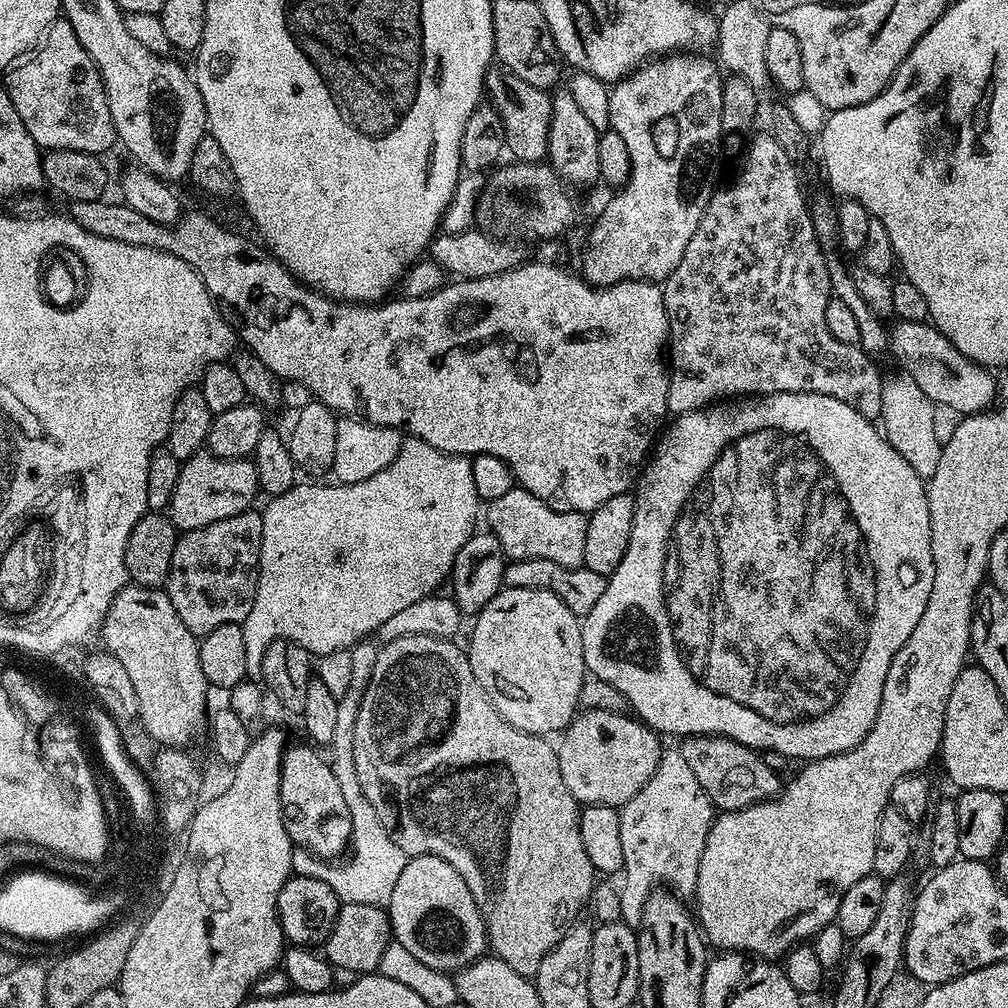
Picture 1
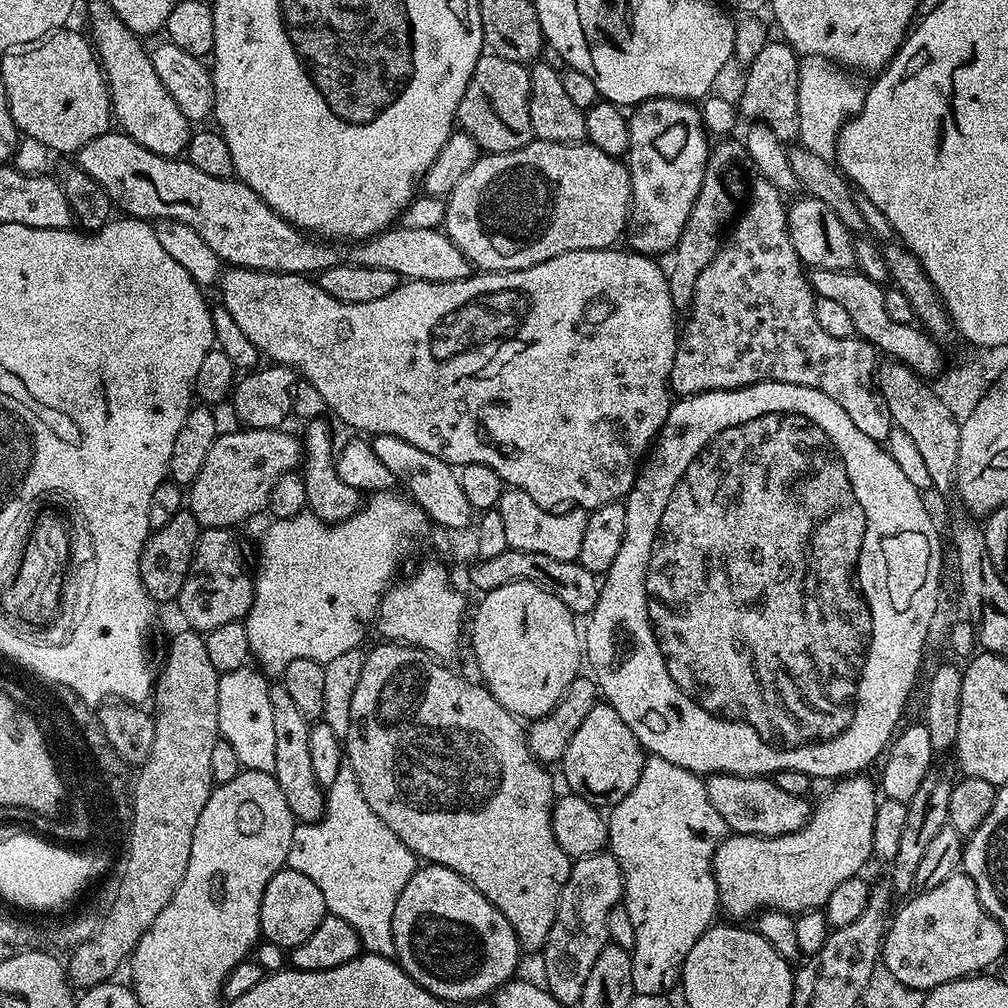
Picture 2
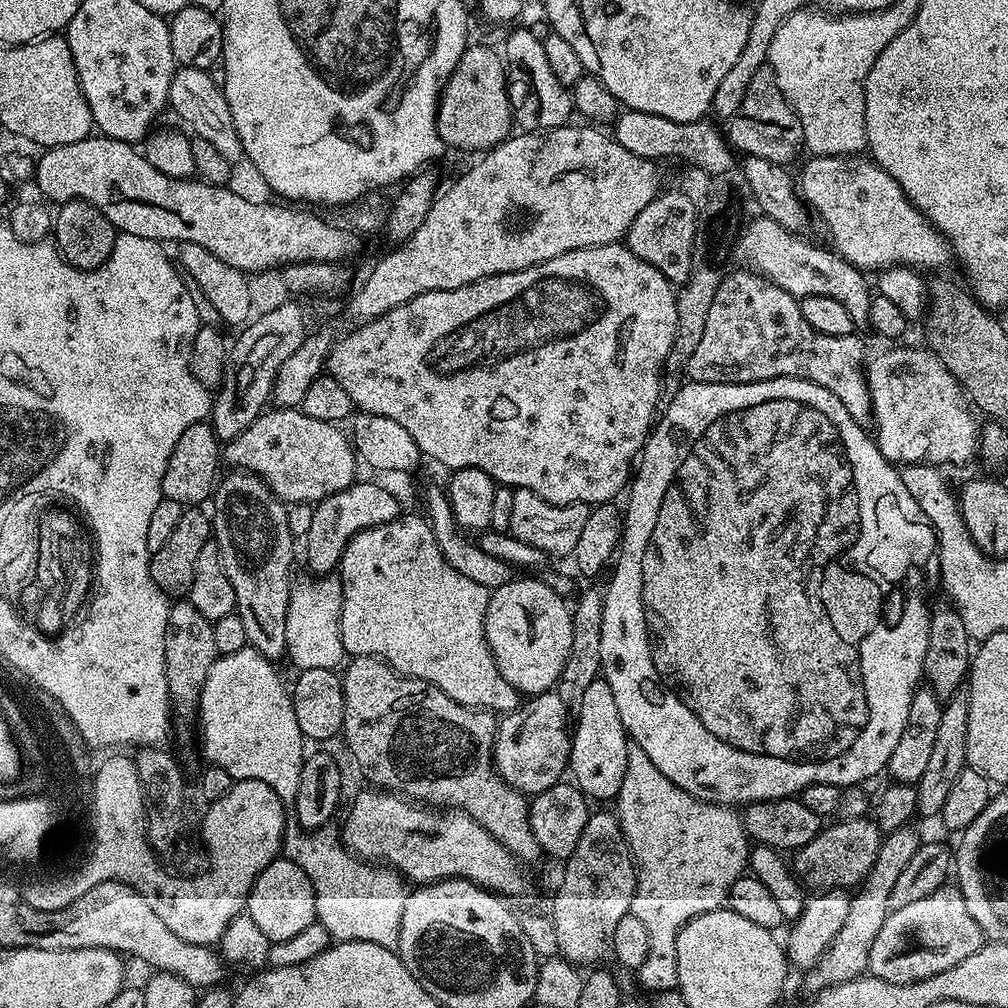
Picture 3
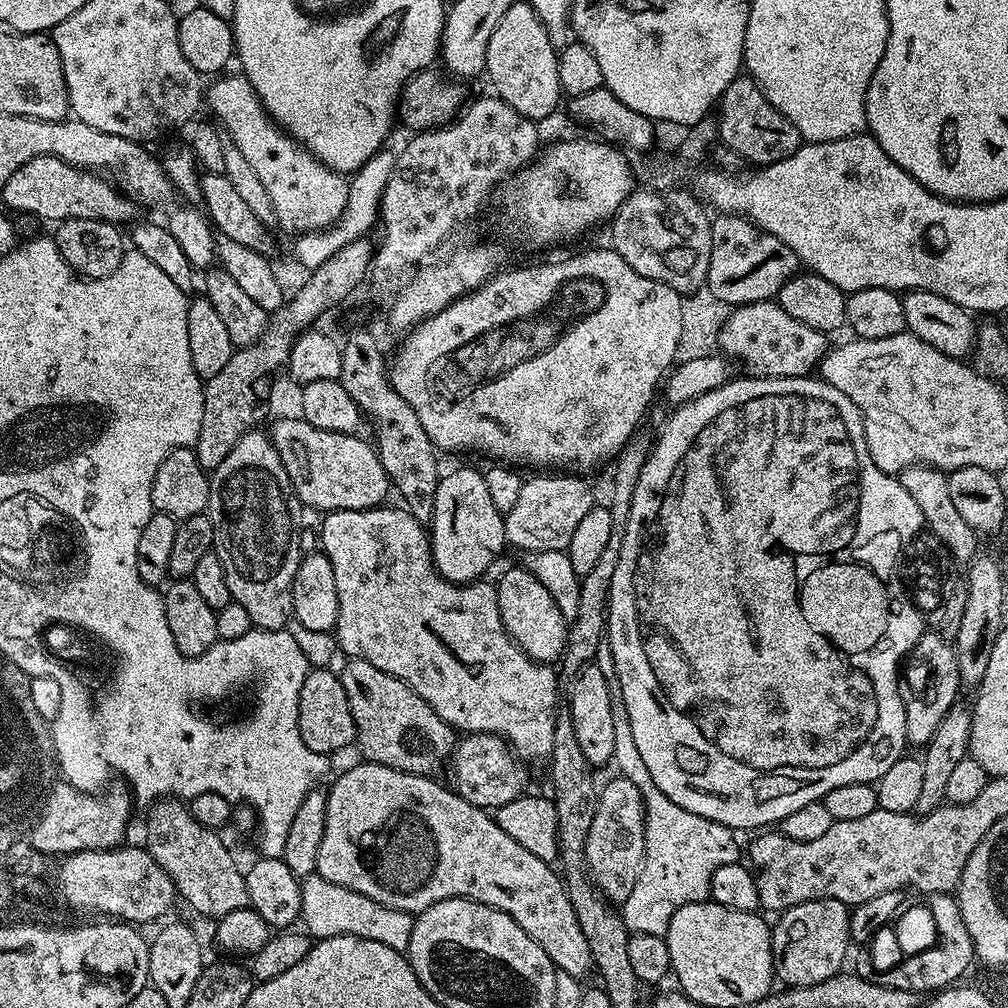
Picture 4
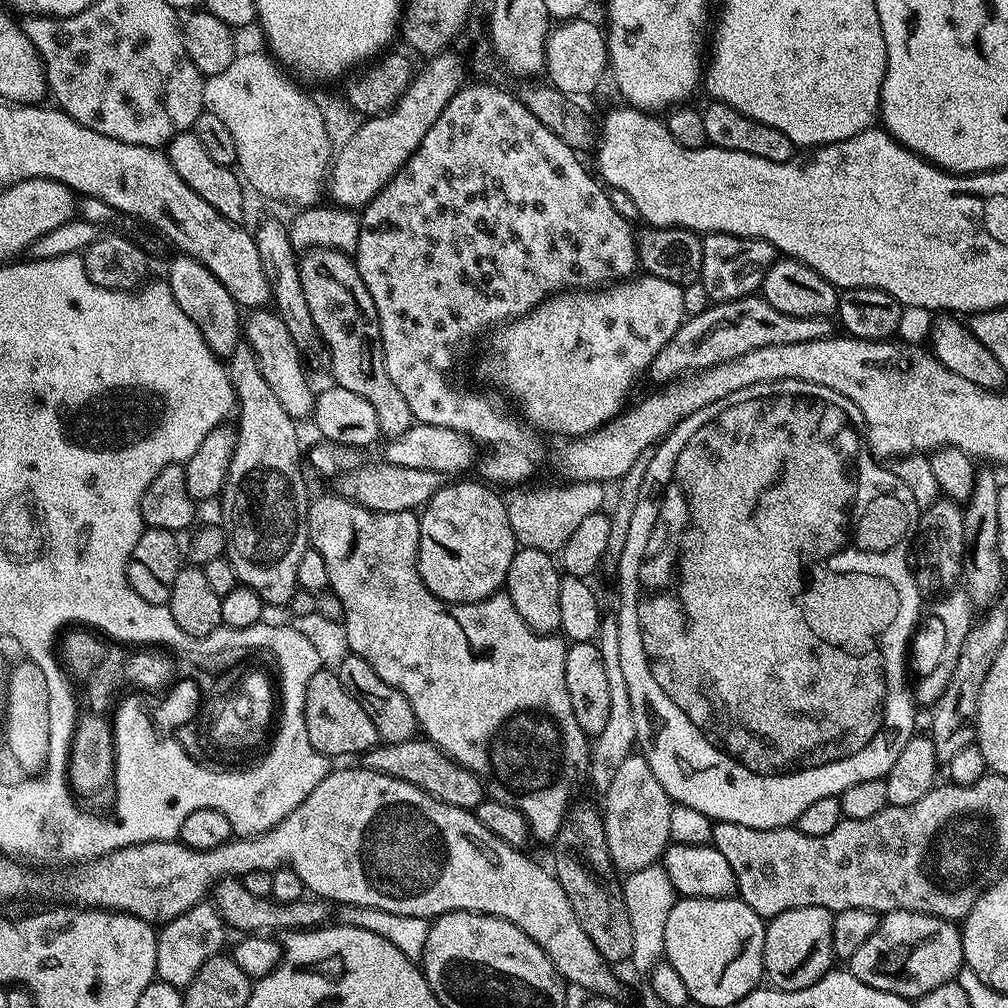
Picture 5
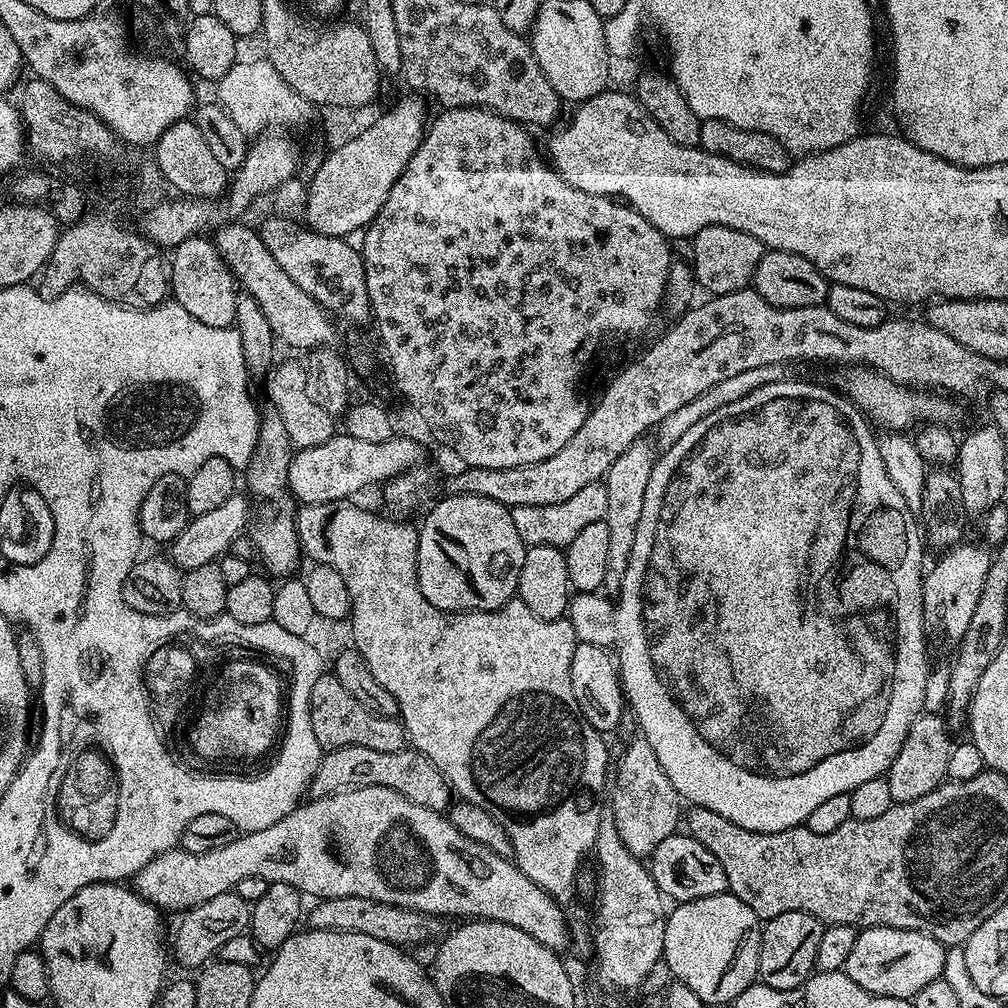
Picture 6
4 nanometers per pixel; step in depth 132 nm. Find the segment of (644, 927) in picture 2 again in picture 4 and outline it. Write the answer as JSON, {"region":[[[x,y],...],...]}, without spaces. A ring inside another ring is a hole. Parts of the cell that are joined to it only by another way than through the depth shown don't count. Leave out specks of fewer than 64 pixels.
{"region":[[[605,638],[598,646],[595,661],[598,670],[605,675],[606,686],[609,687],[610,710],[614,713],[614,761],[615,771],[625,776],[638,790],[644,799],[644,823],[656,828],[664,828],[668,819],[676,815],[672,824],[672,852],[645,851],[642,870],[652,872],[652,878],[672,878],[672,906],[676,912],[687,904],[699,904],[709,899],[708,880],[718,866],[737,863],[742,856],[742,848],[736,845],[737,833],[725,824],[714,822],[710,818],[702,818],[698,814],[690,814],[690,810],[677,808],[654,786],[654,778],[650,778],[650,770],[646,770],[646,762],[642,762],[642,754],[638,754],[638,746],[634,746],[634,734],[630,734],[630,714],[626,714],[626,702],[623,701],[622,684],[618,679],[617,667],[614,666],[613,651]]]}

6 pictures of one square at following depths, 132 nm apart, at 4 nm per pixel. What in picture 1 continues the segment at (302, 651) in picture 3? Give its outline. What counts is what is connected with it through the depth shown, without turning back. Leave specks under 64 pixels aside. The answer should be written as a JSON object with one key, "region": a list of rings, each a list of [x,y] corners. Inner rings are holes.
{"region":[[[408,438],[401,443],[398,458],[386,466],[386,470],[378,470],[378,474],[366,478],[366,482],[353,484],[304,484],[298,482],[286,494],[273,496],[262,508],[262,546],[260,547],[260,573],[258,586],[254,594],[254,606],[250,606],[250,614],[246,614],[242,625],[242,639],[246,641],[246,670],[248,676],[260,676],[260,663],[266,654],[272,640],[289,640],[302,646],[313,657],[319,658],[332,651],[351,650],[357,643],[371,637],[384,622],[389,621],[394,614],[433,595],[440,583],[447,581],[452,574],[452,567],[458,558],[458,550],[466,546],[474,529],[477,527],[476,515],[481,515],[482,501],[478,490],[474,490],[474,470],[472,461],[467,456],[455,456],[449,452],[438,450],[426,442]]]}

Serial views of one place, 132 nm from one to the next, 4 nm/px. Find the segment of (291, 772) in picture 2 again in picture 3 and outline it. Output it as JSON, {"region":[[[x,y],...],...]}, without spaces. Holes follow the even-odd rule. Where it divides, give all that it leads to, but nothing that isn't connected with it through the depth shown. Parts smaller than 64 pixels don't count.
{"region":[[[232,470],[229,473],[228,477],[225,475],[217,483],[211,501],[212,535],[220,551],[222,570],[226,570],[230,586],[234,586],[235,615],[242,618],[248,647],[276,662],[288,650],[286,610],[294,583],[294,538],[288,525],[289,505],[268,489],[268,483],[262,477],[243,470]]]}

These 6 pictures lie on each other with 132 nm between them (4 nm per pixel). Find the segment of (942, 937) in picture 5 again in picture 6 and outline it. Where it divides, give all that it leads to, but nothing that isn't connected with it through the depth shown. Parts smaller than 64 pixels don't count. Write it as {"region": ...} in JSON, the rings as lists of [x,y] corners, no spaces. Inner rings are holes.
{"region":[[[868,926],[857,935],[854,942],[854,950],[850,950],[850,958],[846,958],[842,971],[848,975],[862,990],[866,990],[875,996],[889,996],[899,1000],[911,1001],[912,997],[922,990],[922,986],[930,986],[930,982],[941,979],[944,975],[944,954],[945,945],[940,945],[927,930],[921,930],[919,934],[908,934],[904,940],[906,952],[902,958],[896,958],[896,964],[890,968],[876,966],[876,932],[878,942],[884,934],[888,934],[888,928],[883,926]]]}

